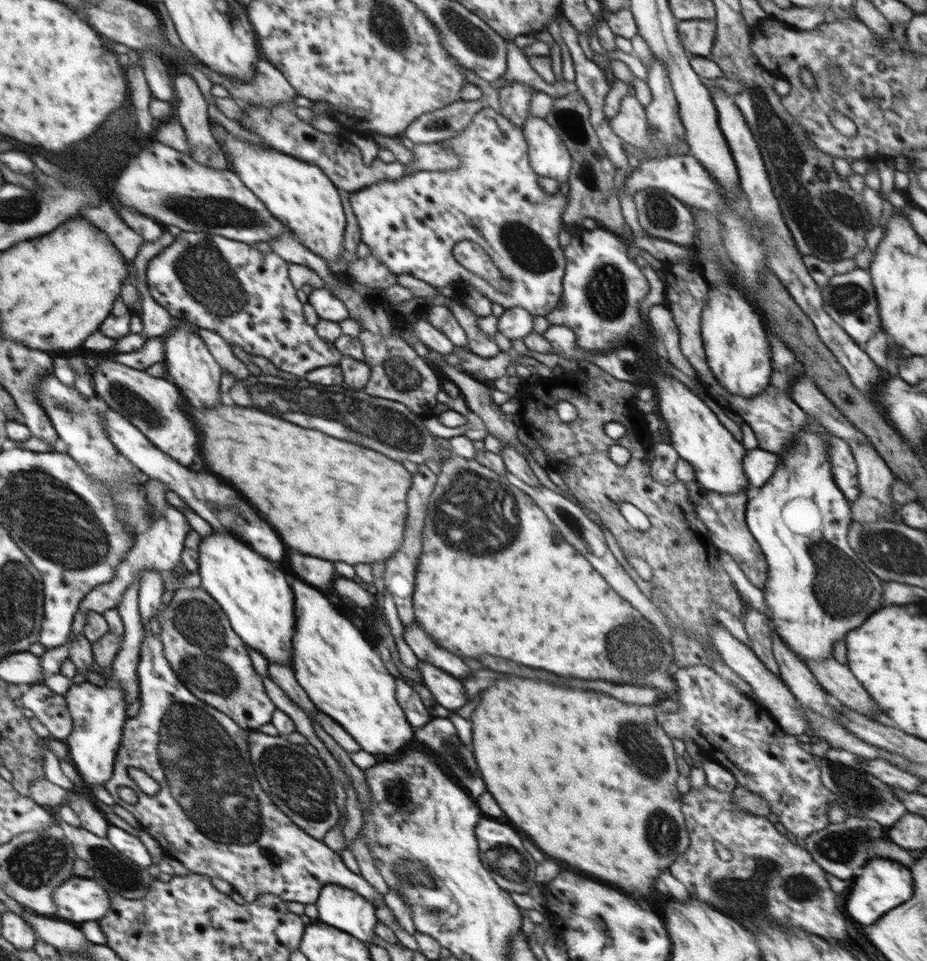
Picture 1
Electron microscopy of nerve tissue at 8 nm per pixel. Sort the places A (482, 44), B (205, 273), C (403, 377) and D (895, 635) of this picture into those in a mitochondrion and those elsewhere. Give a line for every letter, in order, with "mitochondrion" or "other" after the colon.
A: mitochondrion
B: mitochondrion
C: mitochondrion
D: other

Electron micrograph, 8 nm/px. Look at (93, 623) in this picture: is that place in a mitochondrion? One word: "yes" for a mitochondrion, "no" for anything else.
no

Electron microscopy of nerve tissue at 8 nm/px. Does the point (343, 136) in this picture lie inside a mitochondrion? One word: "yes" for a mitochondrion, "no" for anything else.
no

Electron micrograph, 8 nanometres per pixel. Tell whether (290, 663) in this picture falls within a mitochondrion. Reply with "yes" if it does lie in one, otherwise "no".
no

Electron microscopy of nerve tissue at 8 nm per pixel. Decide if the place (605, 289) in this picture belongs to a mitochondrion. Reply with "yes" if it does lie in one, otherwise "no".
yes

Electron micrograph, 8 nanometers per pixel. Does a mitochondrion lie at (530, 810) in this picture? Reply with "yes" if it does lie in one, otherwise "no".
no

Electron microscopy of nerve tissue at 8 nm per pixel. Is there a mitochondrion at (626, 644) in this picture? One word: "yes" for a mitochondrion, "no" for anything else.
yes

